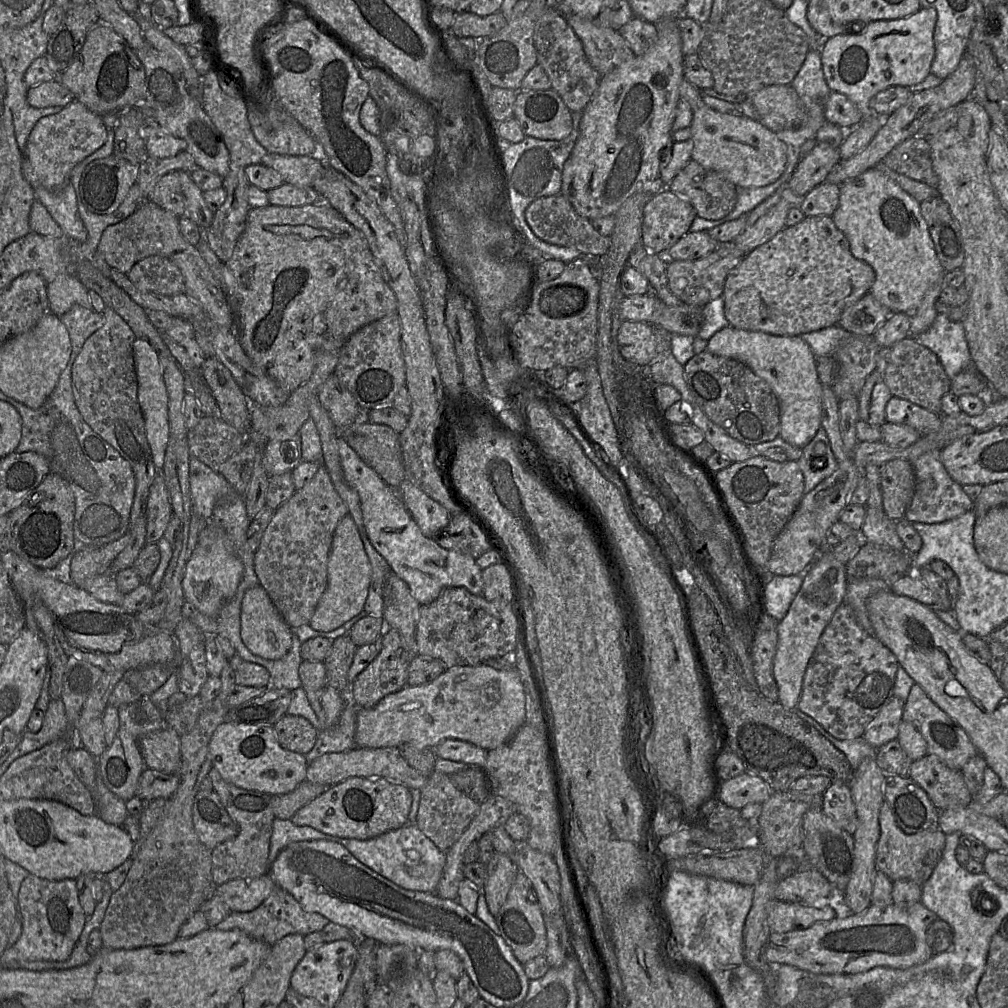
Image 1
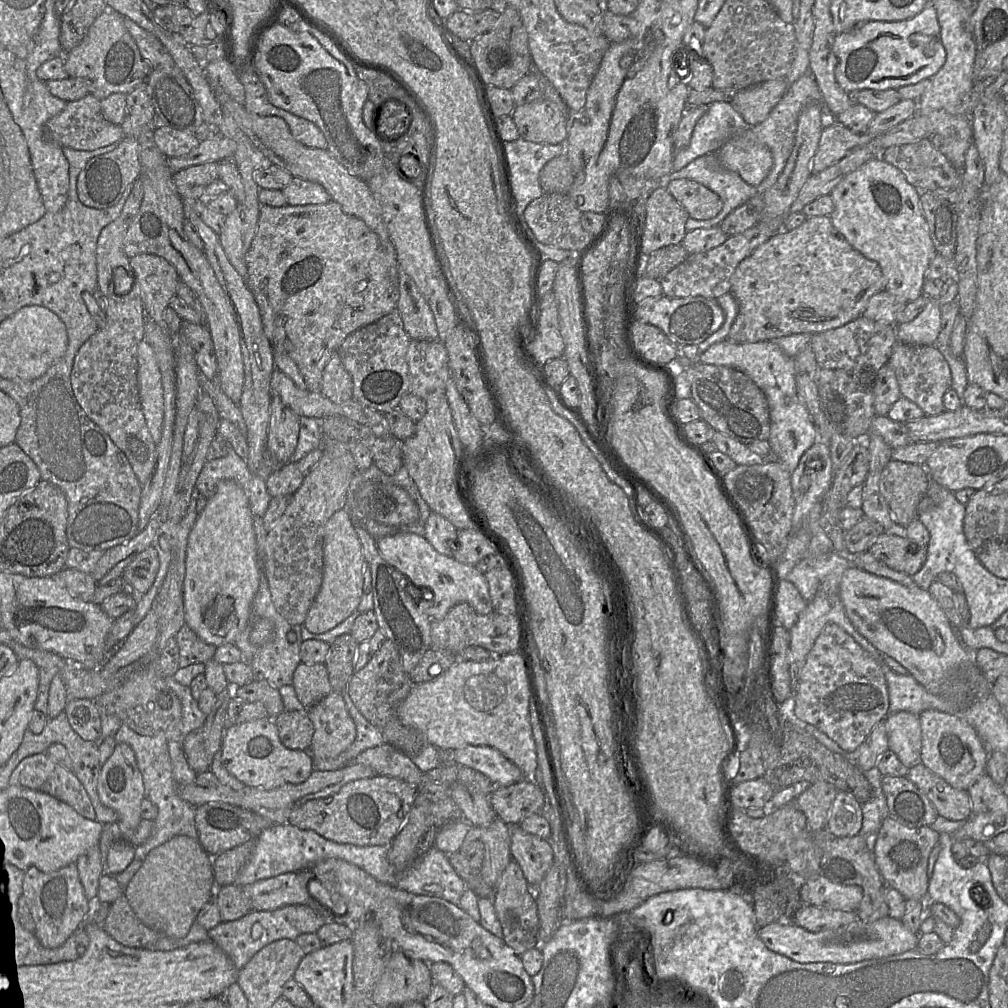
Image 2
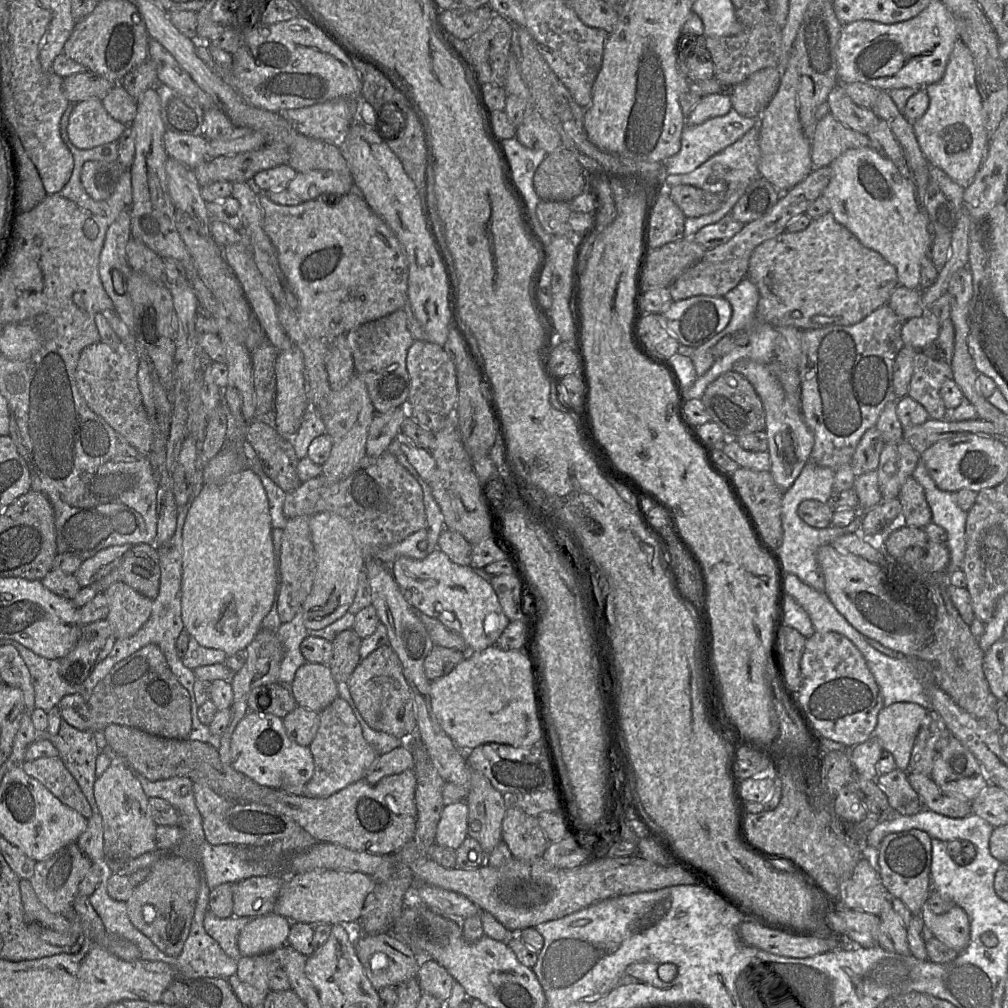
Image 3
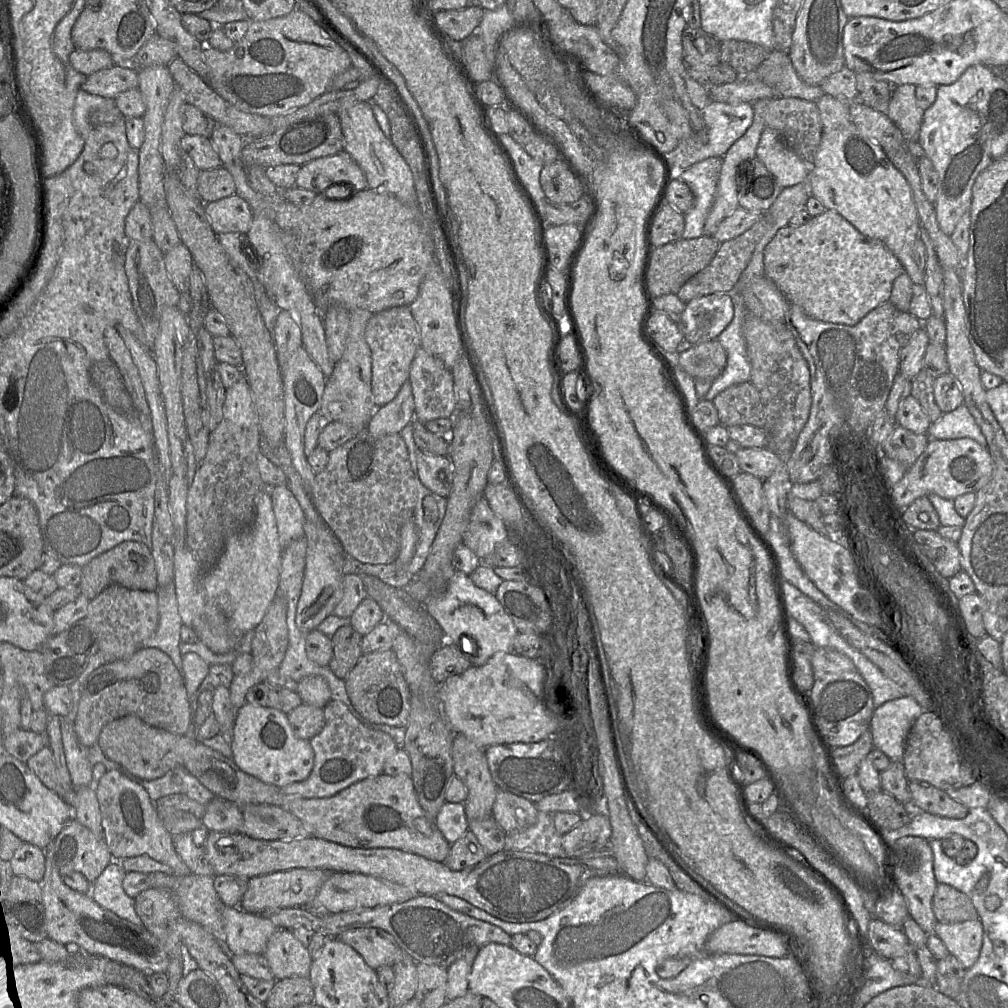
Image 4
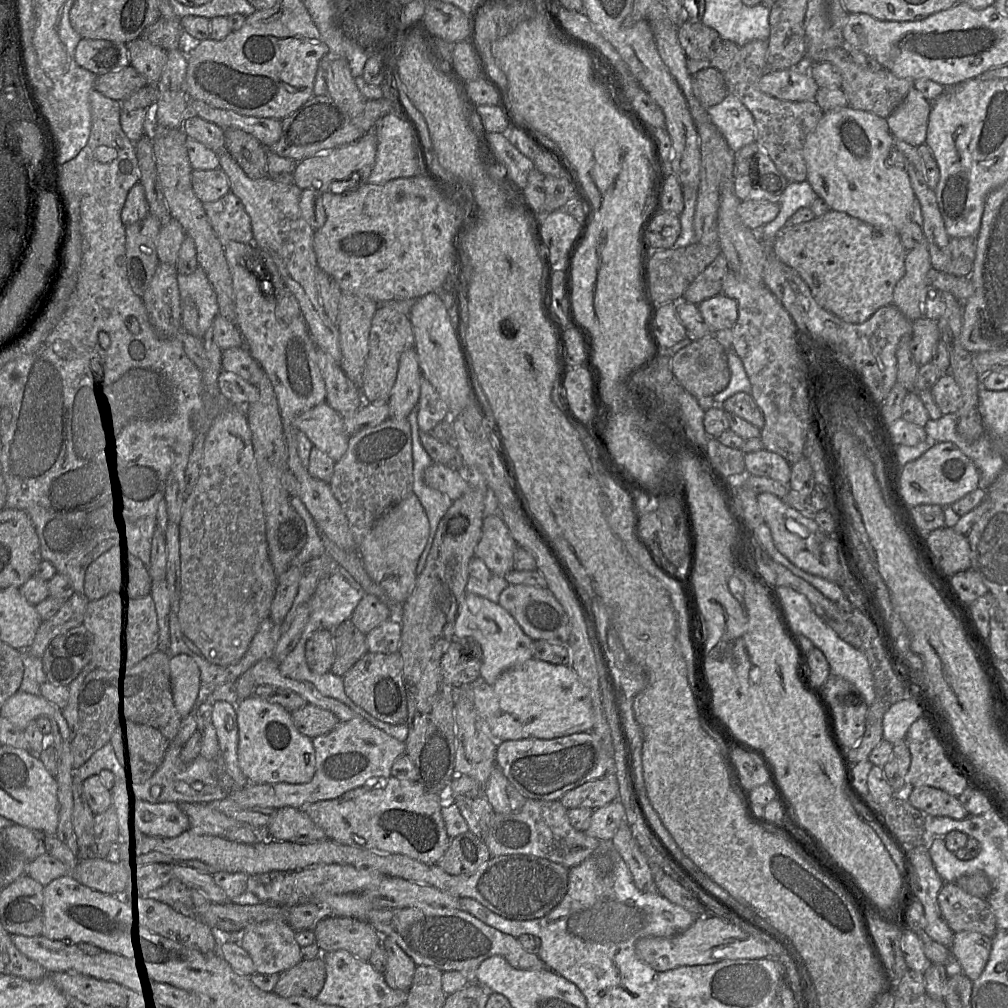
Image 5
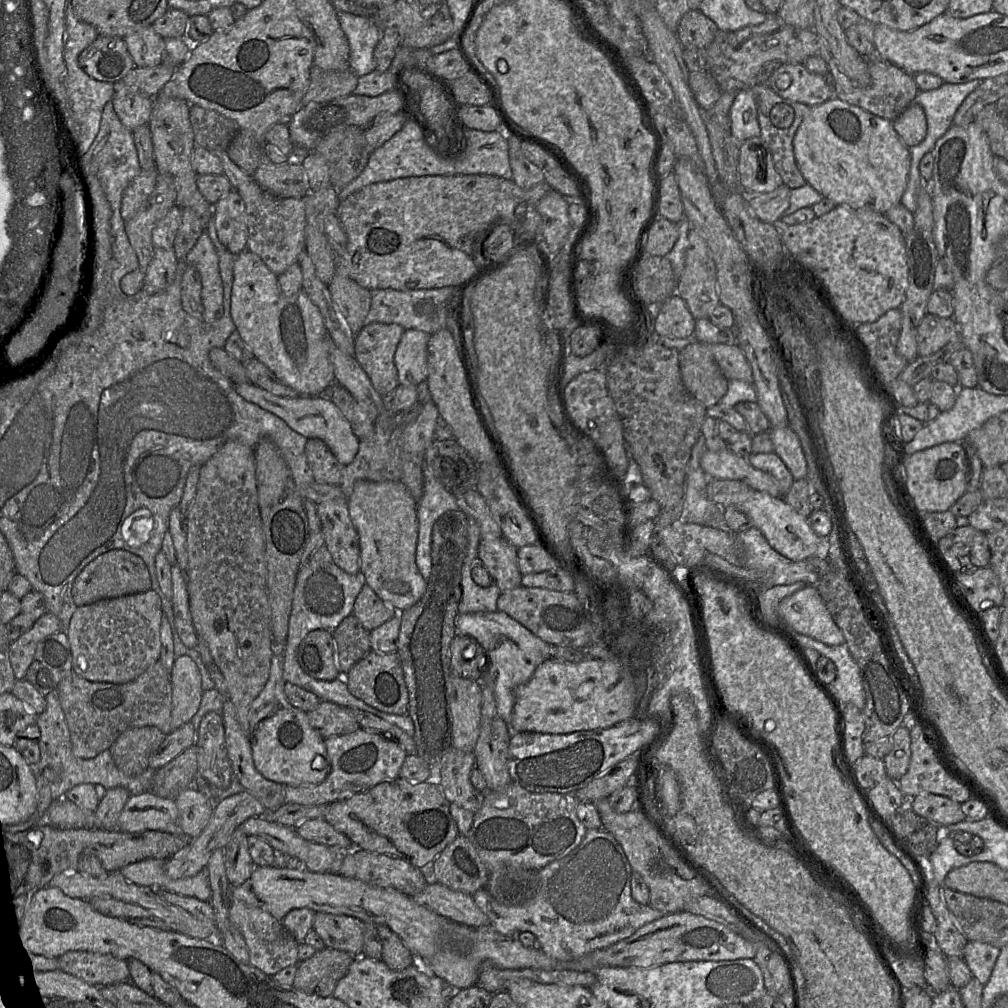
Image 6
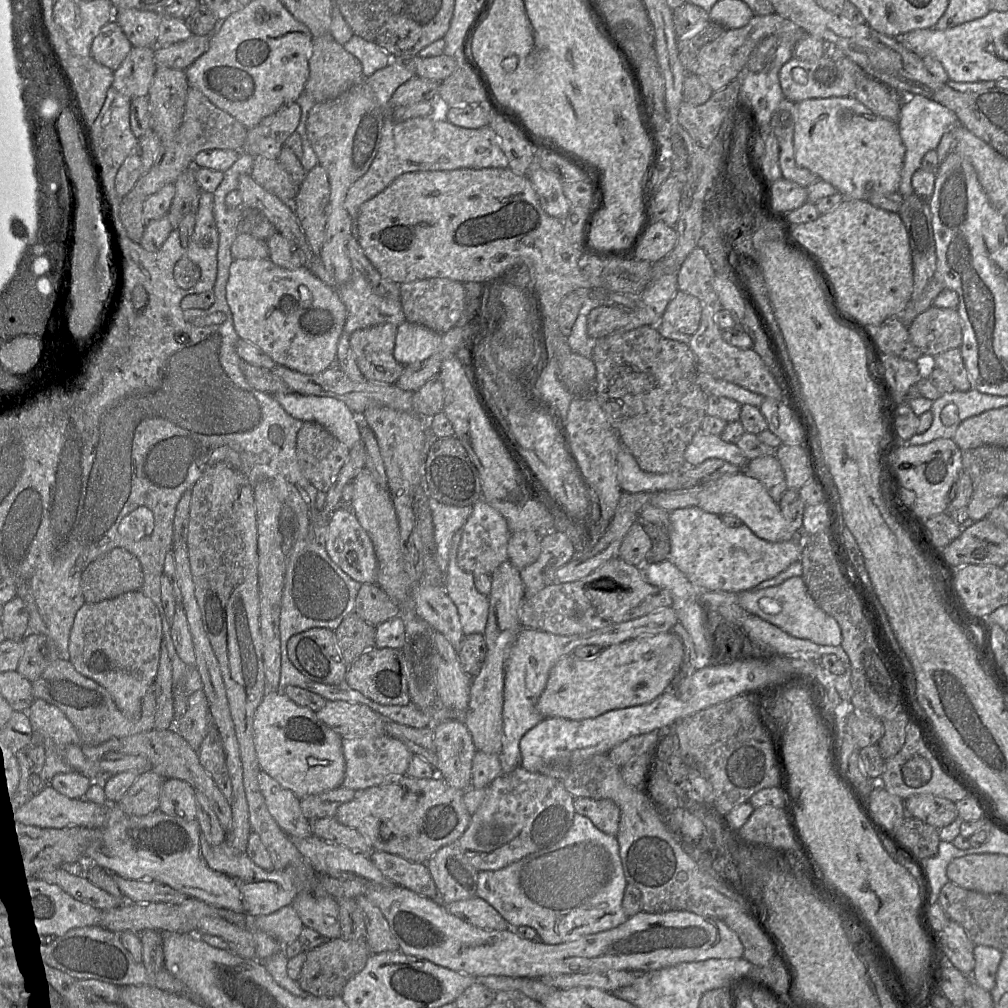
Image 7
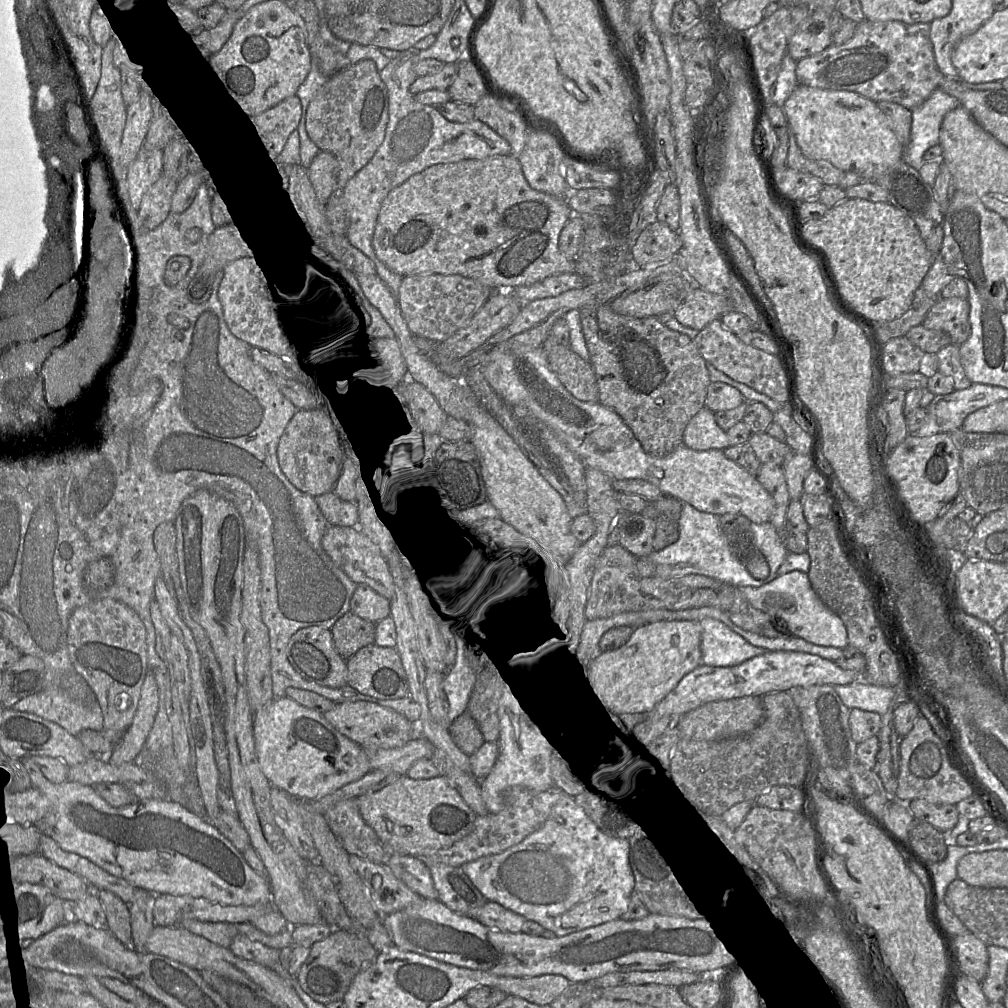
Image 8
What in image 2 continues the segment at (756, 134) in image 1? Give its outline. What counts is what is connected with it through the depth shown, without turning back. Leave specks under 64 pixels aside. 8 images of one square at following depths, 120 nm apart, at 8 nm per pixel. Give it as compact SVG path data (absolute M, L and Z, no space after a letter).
M752 128L725 142L716 156L724 168L736 172L743 181L753 186L759 185L766 178L774 163L770 149L757 140Z

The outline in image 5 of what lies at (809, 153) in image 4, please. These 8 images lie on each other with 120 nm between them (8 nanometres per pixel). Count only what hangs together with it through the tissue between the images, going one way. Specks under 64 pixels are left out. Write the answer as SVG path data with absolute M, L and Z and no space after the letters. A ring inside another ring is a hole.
M723 40L722 47L710 61L711 68L720 70L725 79L728 93L738 98L752 113L756 126L755 142L766 150L776 168L788 182L802 182L807 179L803 145L806 136L815 129L823 111L815 101L780 100L762 92L759 80L766 72L769 40L754 40L745 45ZM723 67L730 67L723 72Z

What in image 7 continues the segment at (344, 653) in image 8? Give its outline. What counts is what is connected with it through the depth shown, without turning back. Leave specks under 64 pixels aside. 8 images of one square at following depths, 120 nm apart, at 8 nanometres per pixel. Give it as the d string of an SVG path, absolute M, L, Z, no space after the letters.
M355 612L345 617L334 630L337 647L347 665L375 646L376 627L364 621Z

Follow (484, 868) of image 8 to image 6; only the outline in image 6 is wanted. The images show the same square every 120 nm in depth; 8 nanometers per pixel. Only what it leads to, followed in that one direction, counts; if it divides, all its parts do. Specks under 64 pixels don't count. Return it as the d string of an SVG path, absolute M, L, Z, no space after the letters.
M604 828L588 829L575 849L539 870L539 892L532 899L521 905L505 905L493 898L485 888L479 889L472 897L489 918L490 926L500 934L517 936L520 932L531 932L546 955L559 961L572 961L628 938L642 926L665 916L662 911L648 904L639 904L632 898L631 874L630 863L613 834Z

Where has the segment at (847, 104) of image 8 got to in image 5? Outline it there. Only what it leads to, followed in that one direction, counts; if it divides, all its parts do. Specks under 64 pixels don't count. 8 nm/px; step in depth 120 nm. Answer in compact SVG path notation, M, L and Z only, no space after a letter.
M849 106L824 112L815 129L806 136L803 157L806 180L830 210L894 231L912 220L915 195L904 157L894 149L894 137L884 118Z

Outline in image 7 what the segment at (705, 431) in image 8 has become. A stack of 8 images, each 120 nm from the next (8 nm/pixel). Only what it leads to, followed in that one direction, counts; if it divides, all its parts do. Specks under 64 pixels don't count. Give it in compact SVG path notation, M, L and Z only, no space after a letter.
M699 429L685 449L684 458L687 466L697 466L708 459L718 458L745 470L748 458L736 444L725 442L721 436L712 435Z

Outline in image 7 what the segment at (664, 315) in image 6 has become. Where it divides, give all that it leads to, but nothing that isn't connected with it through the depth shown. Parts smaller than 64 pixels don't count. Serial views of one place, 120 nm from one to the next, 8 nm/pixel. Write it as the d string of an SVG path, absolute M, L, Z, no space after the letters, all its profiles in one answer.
M678 291L661 318L661 325L669 325L676 332L692 336L699 328L701 315L702 306L699 299Z

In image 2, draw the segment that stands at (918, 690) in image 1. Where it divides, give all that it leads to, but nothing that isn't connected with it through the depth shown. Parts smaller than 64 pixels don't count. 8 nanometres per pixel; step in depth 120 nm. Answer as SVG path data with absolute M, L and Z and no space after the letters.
M925 710L919 718L922 741L921 762L953 788L967 791L986 773L986 763L989 758L986 746L973 727L957 715Z

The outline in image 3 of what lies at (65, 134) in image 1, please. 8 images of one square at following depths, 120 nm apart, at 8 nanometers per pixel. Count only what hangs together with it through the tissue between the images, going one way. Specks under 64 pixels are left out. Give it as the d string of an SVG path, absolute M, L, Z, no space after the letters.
M92 97L75 103L69 117L67 132L70 141L80 149L118 141L127 125L110 116L102 100Z

